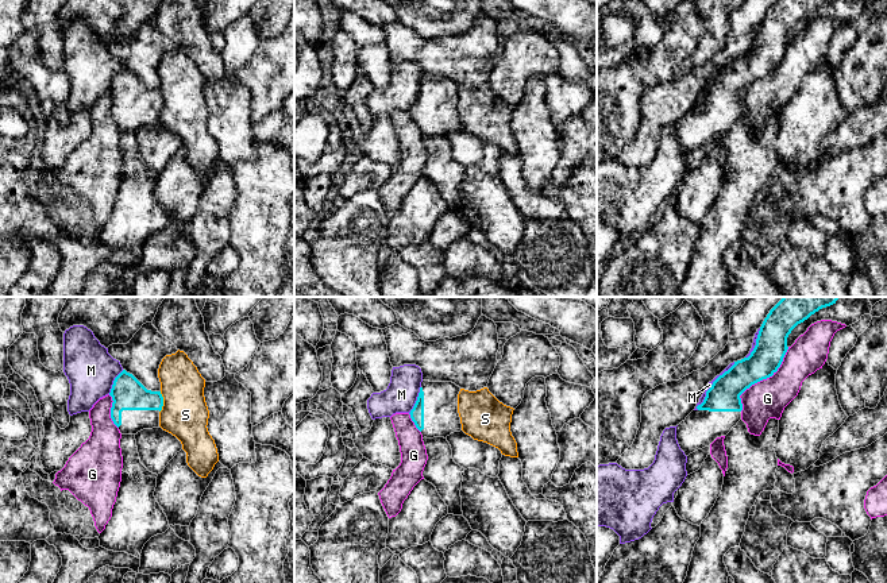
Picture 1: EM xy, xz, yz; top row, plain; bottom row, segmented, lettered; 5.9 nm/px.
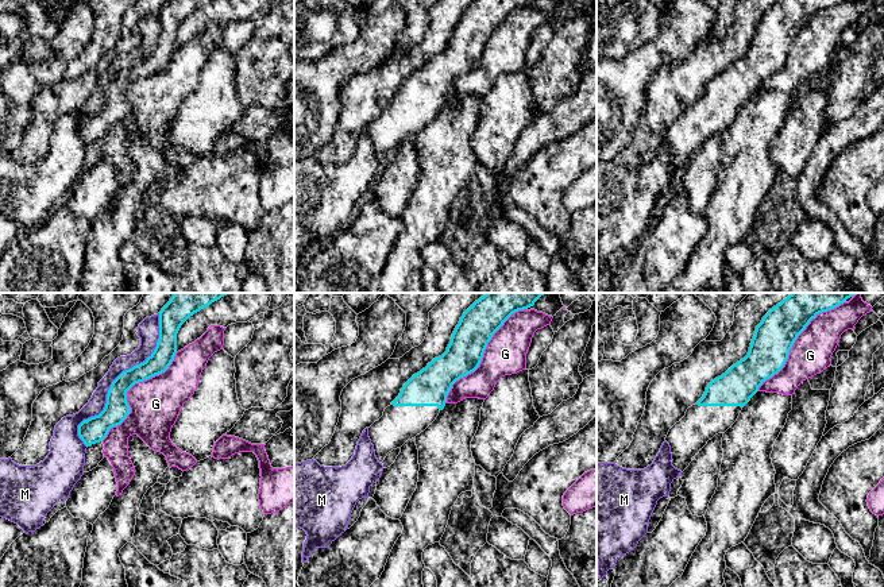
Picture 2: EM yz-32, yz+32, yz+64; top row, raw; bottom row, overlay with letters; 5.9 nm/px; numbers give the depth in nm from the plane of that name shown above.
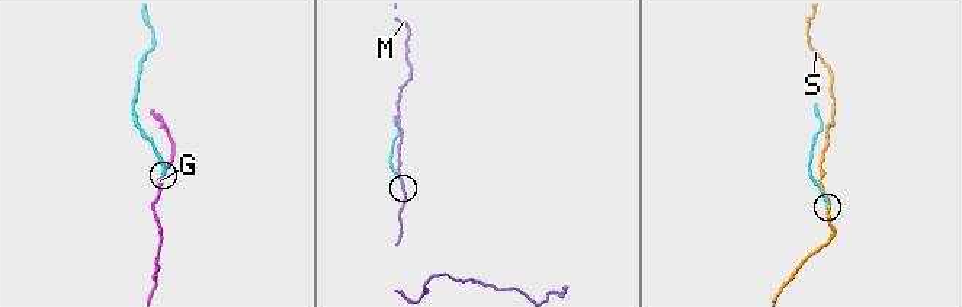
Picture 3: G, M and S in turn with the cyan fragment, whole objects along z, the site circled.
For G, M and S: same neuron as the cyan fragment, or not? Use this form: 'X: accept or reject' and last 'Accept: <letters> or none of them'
G: reject
M: reject
S: reject
Accept: none of them

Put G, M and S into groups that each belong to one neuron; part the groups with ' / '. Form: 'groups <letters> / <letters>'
groups G / M / S

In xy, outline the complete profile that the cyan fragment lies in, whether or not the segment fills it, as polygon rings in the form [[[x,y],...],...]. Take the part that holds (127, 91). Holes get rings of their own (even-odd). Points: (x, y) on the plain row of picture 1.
[[[123,67],[113,78],[111,116],[122,132],[136,132],[159,126],[163,104],[161,89],[147,88],[132,72]]]

